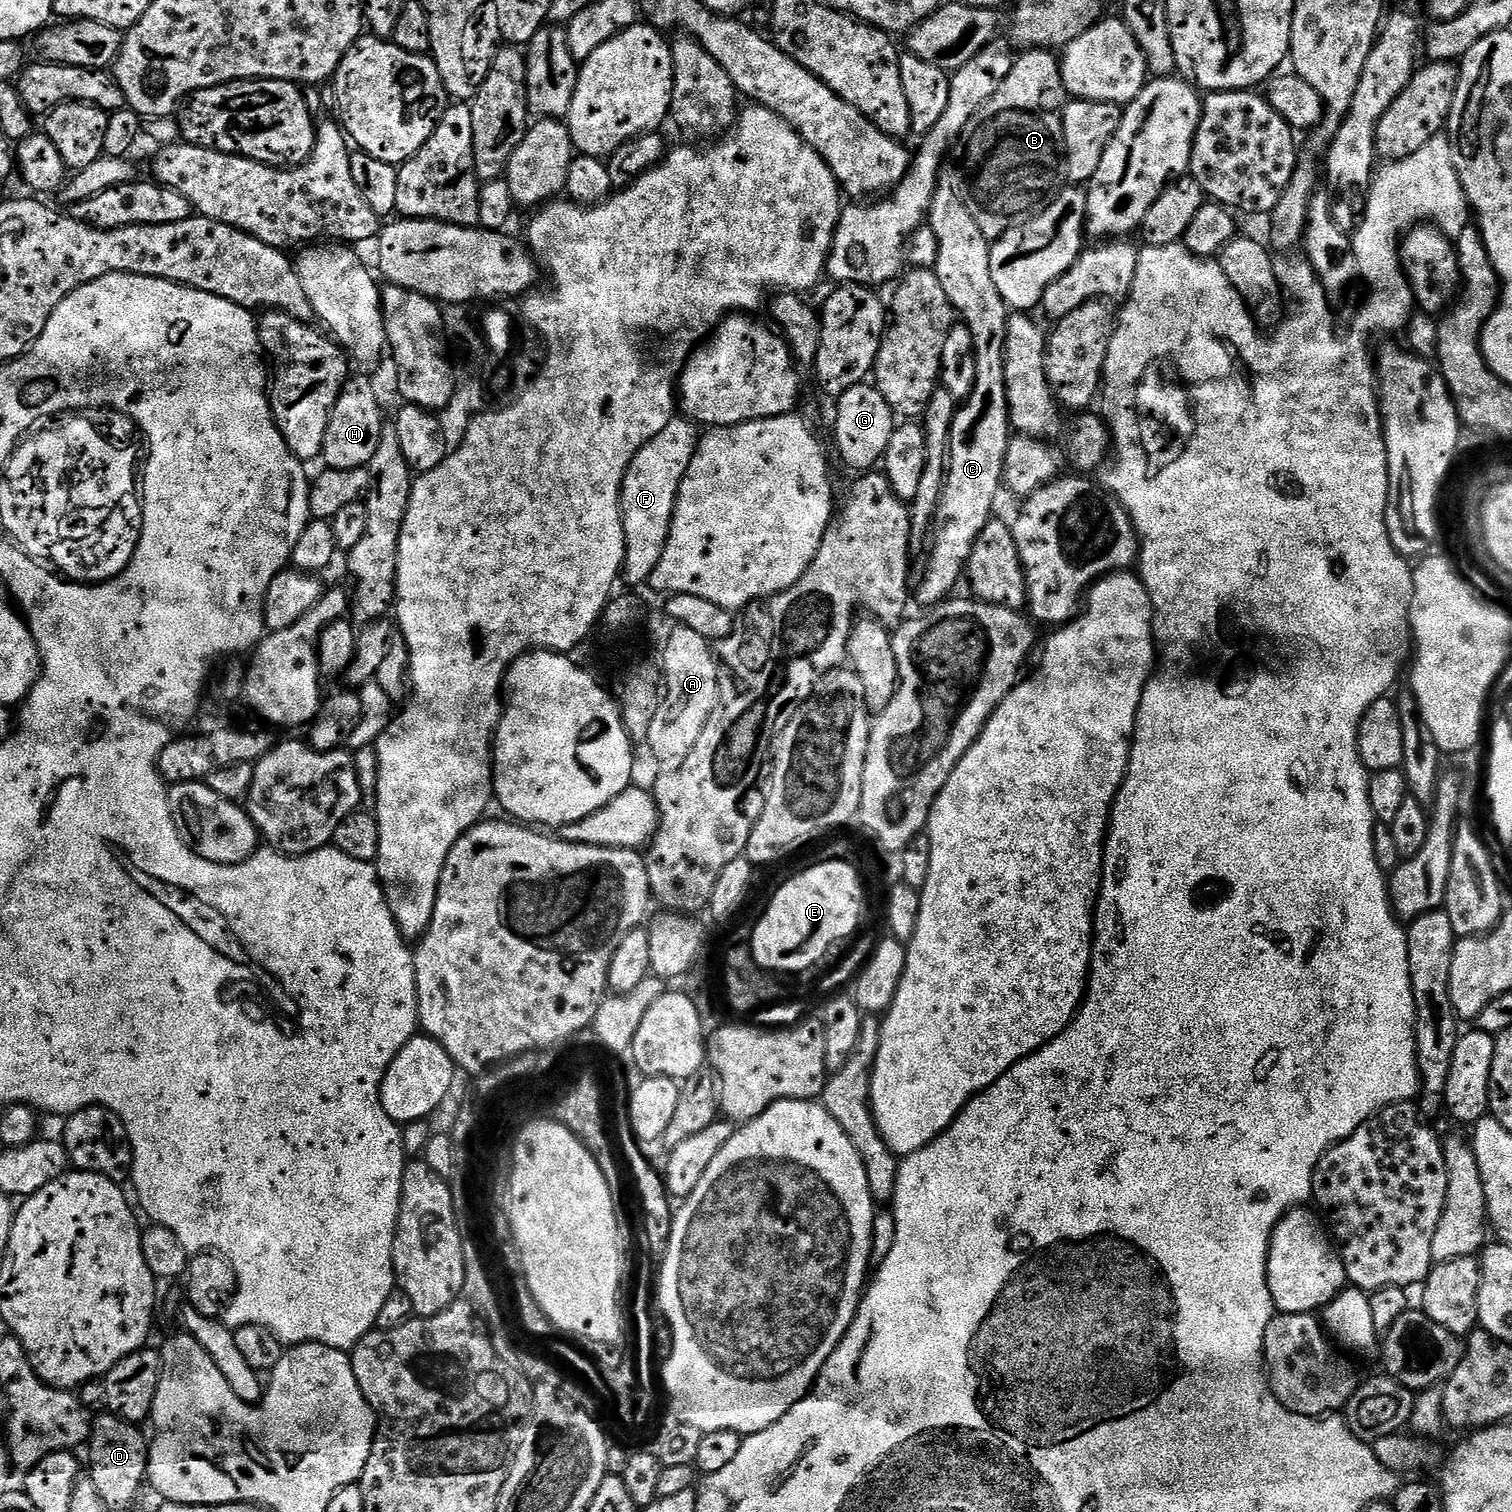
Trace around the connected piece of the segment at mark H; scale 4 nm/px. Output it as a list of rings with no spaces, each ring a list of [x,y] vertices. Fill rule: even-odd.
[[[353,375],[341,390],[330,414],[326,442],[320,451],[323,463],[338,470],[367,468],[370,458],[374,458],[374,450],[378,450],[378,442],[384,436],[385,427],[384,412],[380,409],[380,396],[375,386],[364,376]]]

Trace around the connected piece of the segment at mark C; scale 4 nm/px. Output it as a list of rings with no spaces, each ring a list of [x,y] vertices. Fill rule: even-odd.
[[[951,166],[940,169],[940,176],[936,179],[936,189],[932,206],[928,211],[927,227],[934,230],[938,238],[938,258],[934,265],[935,274],[938,276],[942,287],[946,290],[946,298],[949,300],[955,315],[970,330],[970,338],[974,338],[974,354],[976,365],[974,366],[974,390],[956,409],[956,417],[950,426],[950,446],[948,447],[948,470],[944,473],[944,485],[942,486],[942,498],[938,502],[938,510],[934,514],[930,543],[928,548],[928,561],[924,564],[924,577],[920,585],[915,585],[914,600],[921,604],[921,609],[934,608],[943,604],[953,595],[956,583],[961,583],[965,575],[968,559],[974,550],[974,542],[978,534],[994,518],[992,512],[996,508],[996,499],[1002,492],[1004,479],[1004,463],[1006,462],[1006,450],[1012,440],[1014,429],[1012,421],[1008,418],[1008,399],[1006,398],[1006,362],[1004,351],[1006,350],[1006,330],[1010,309],[1002,294],[998,294],[998,286],[994,286],[994,278],[990,278],[990,241],[982,234],[982,226],[974,222],[974,214],[970,214],[970,206],[964,201],[964,185],[959,171]]]

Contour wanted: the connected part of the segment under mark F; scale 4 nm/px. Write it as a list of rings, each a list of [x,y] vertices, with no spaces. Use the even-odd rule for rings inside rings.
[[[673,418],[659,434],[654,434],[638,454],[624,475],[620,509],[626,530],[626,554],[624,555],[623,583],[647,585],[654,566],[666,550],[666,538],[670,534],[670,522],[674,518],[674,506],[682,478],[690,470],[701,433],[697,425],[687,418]],[[697,431],[697,432],[696,432]]]

